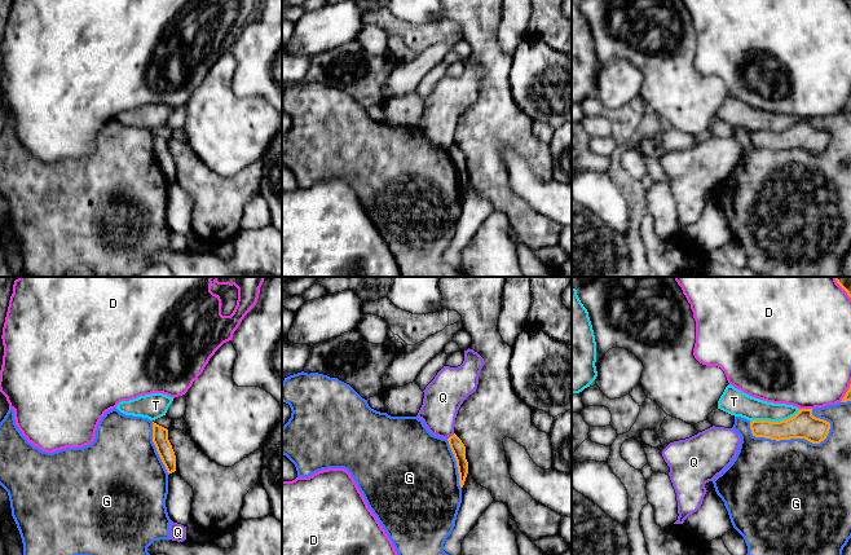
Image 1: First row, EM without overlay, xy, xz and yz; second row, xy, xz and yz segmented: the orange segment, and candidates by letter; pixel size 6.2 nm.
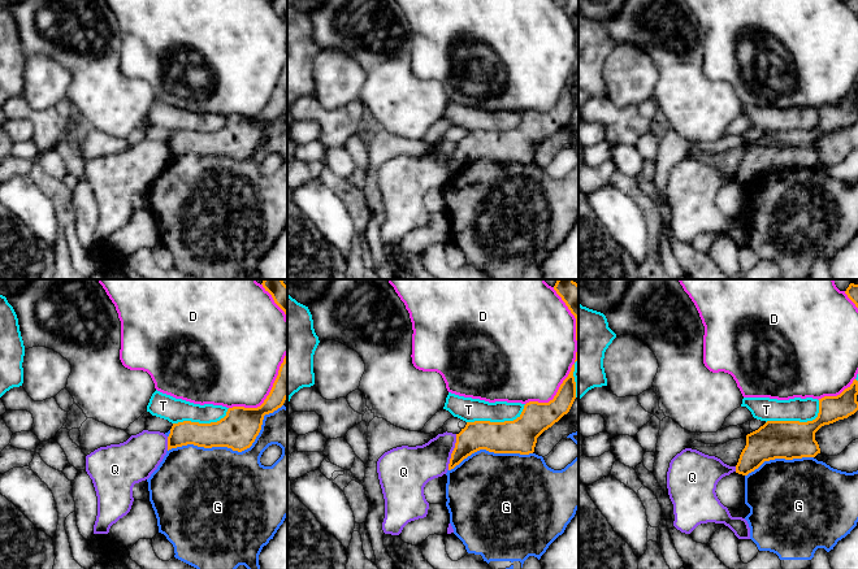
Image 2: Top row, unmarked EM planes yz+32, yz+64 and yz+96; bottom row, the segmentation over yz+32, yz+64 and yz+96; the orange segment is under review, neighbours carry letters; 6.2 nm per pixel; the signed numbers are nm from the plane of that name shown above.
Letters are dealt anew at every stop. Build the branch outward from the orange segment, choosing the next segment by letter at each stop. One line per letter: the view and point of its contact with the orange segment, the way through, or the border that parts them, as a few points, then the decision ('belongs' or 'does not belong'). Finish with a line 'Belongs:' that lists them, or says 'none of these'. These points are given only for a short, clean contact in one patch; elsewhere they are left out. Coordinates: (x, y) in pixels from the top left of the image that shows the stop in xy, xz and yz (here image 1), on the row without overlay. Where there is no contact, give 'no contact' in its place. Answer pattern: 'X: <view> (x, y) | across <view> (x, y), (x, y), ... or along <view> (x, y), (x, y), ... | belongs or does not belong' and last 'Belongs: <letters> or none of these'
D: yz (806, 119) | does not belong
G: yz (788, 149) | does not belong
Q: xz (450, 146) | along xz (454, 144), (446, 149) | does not belong
T: yz (775, 132) | does not belong
Belongs: none of these

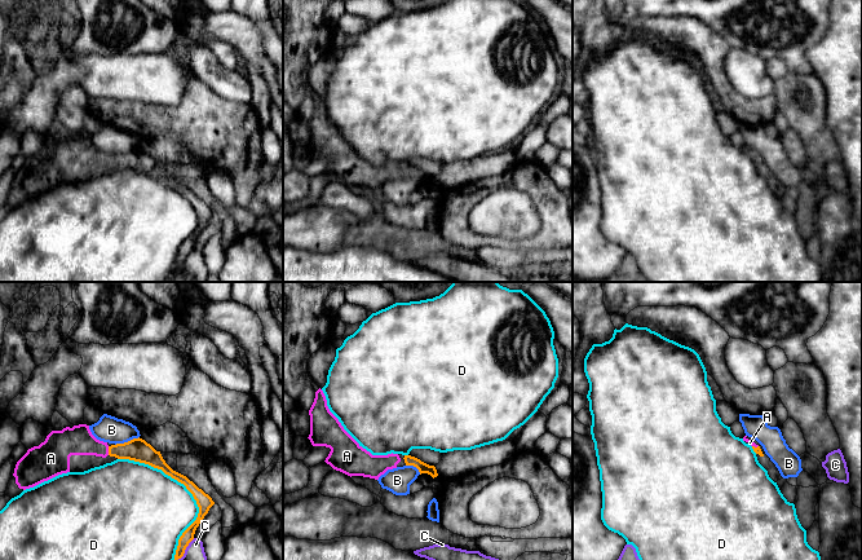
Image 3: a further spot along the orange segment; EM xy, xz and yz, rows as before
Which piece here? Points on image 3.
A: xy (109, 161) | across xy (137, 159), (109, 161), (91, 157), (78, 150) | belongs
B: xy (128, 151) | along xy (138, 146), (115, 155) | does not belong
C: xy (184, 263) | does not belong
D: xy (193, 206) | does not belong
Belongs: A

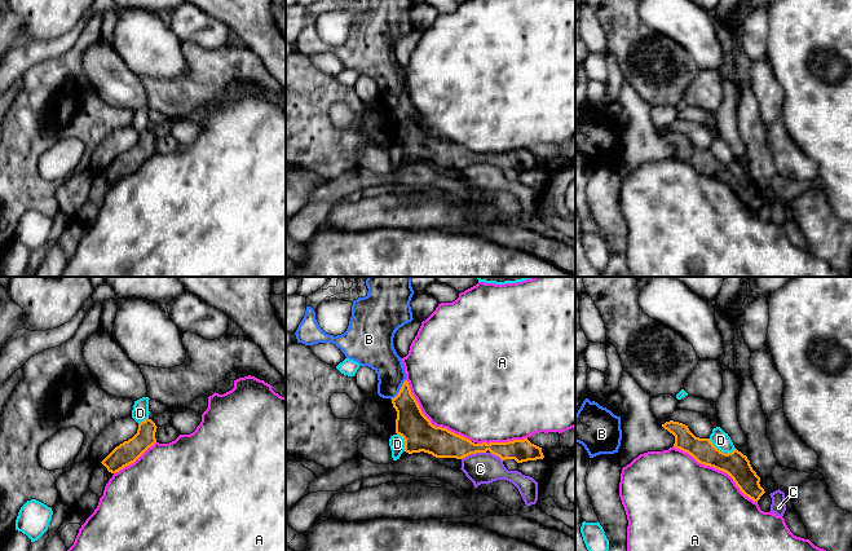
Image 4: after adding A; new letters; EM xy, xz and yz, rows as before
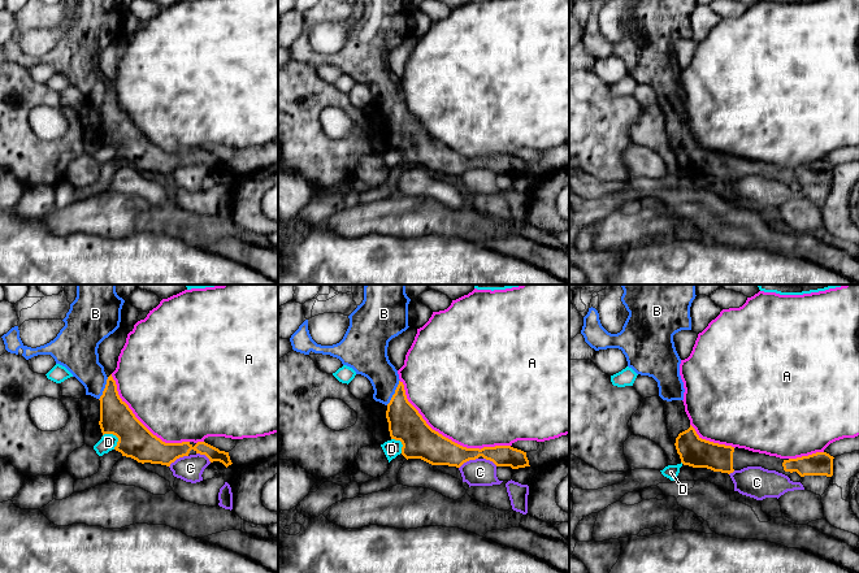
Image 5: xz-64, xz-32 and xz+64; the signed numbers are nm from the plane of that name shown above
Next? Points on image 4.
A: yz (716, 179) | does not belong
B: xz (400, 100) | across xz (411, 133), (400, 100), (380, 65) | belongs
C: xz (473, 163) | does not belong
D: yz (722, 162) | does not belong
Belongs: B

